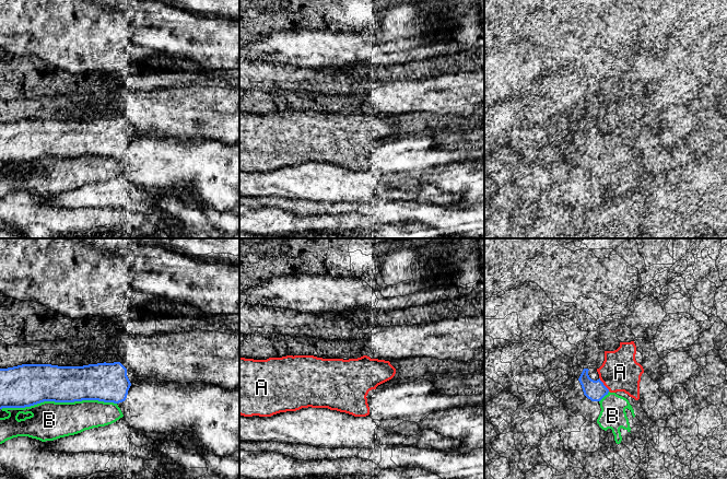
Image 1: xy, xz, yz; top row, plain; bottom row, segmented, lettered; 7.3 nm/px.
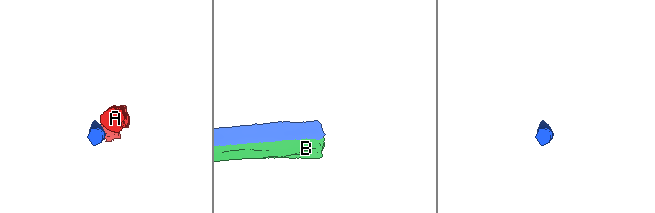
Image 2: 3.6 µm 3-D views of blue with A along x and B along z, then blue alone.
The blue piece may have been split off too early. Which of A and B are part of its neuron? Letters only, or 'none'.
none

